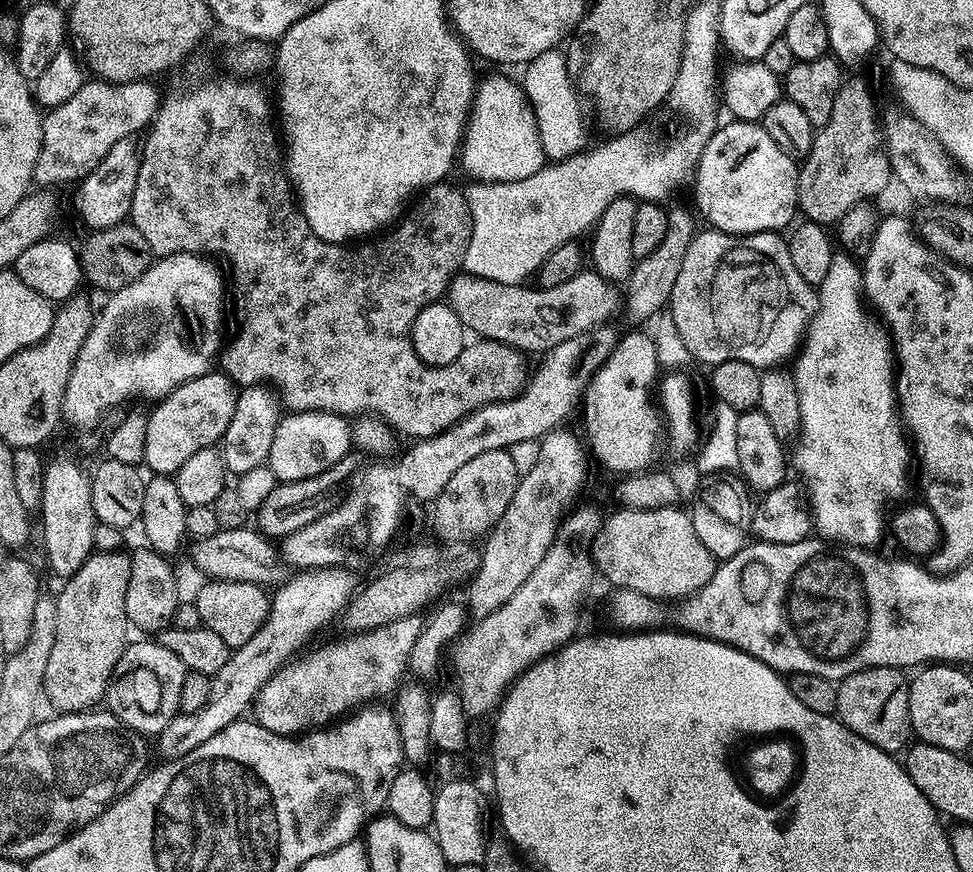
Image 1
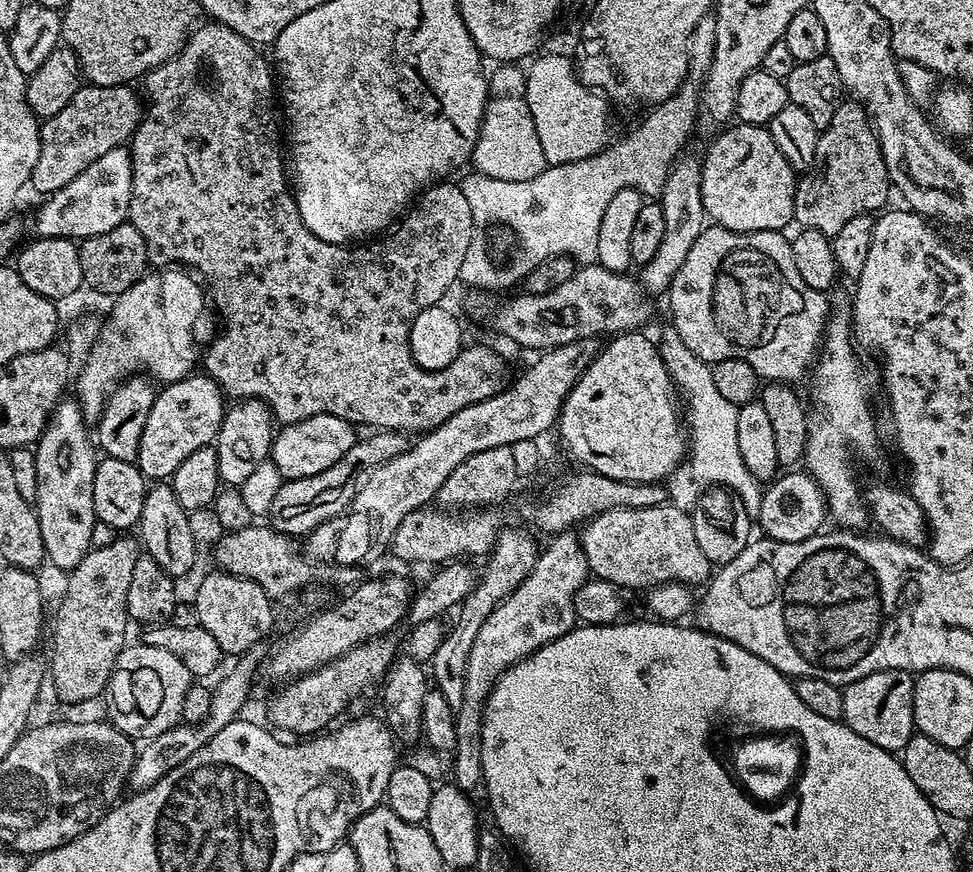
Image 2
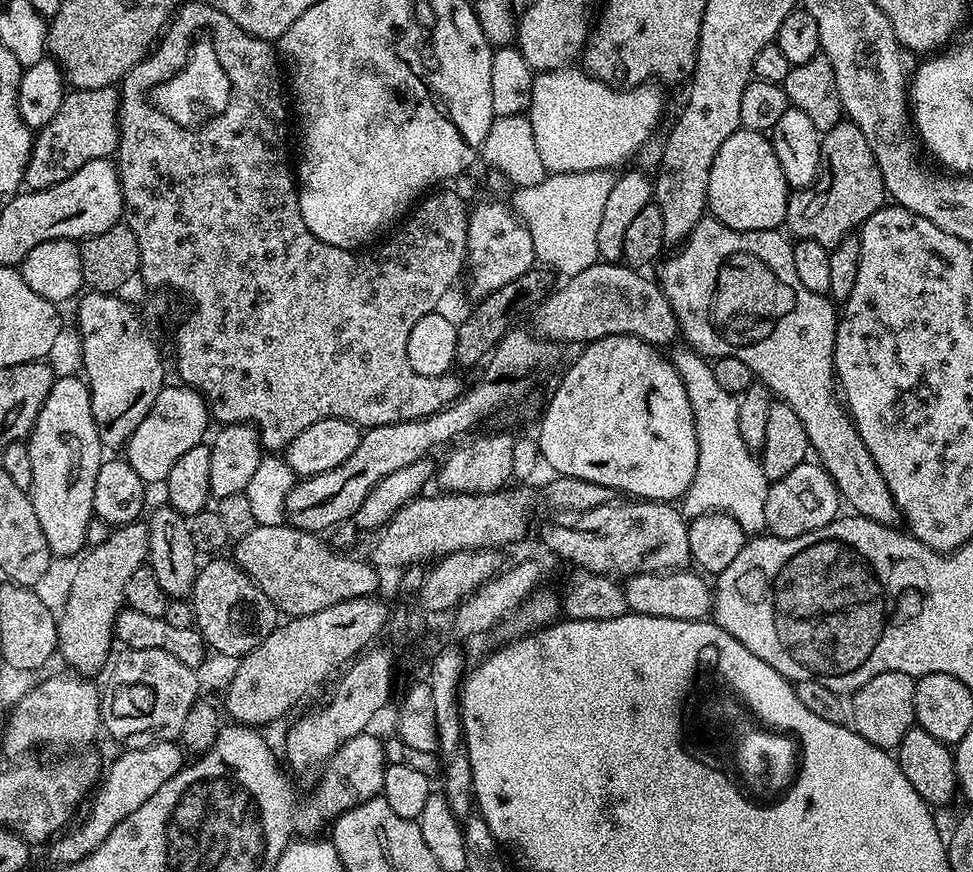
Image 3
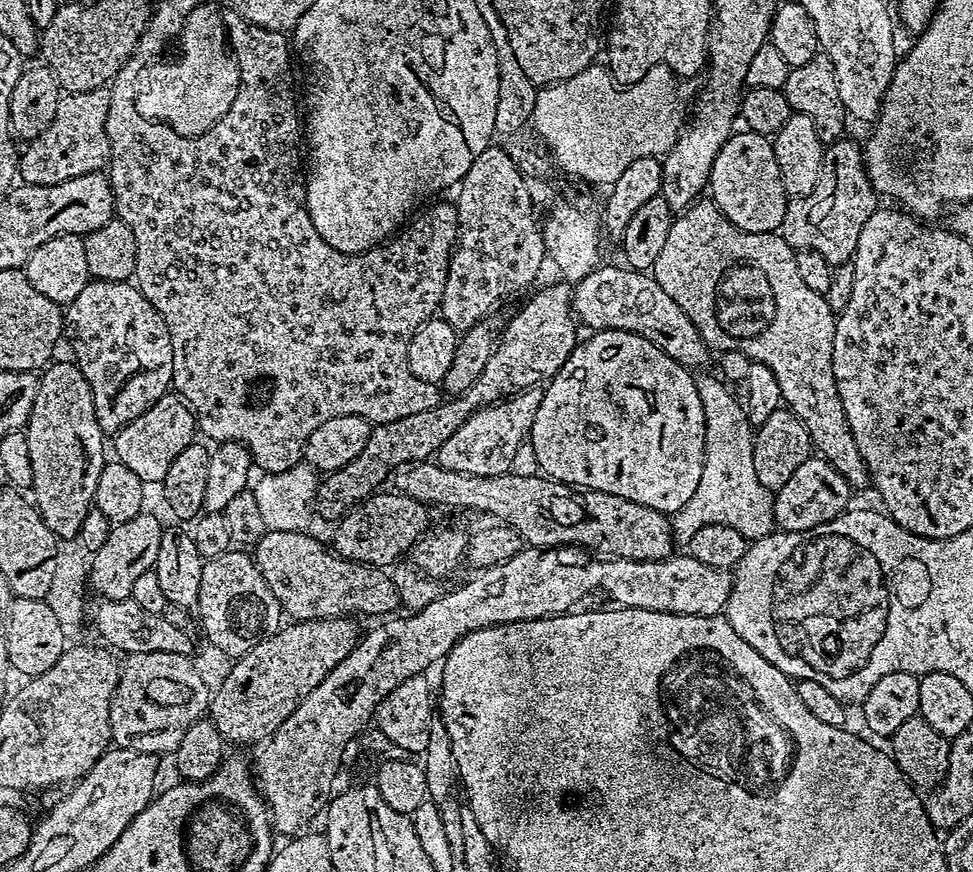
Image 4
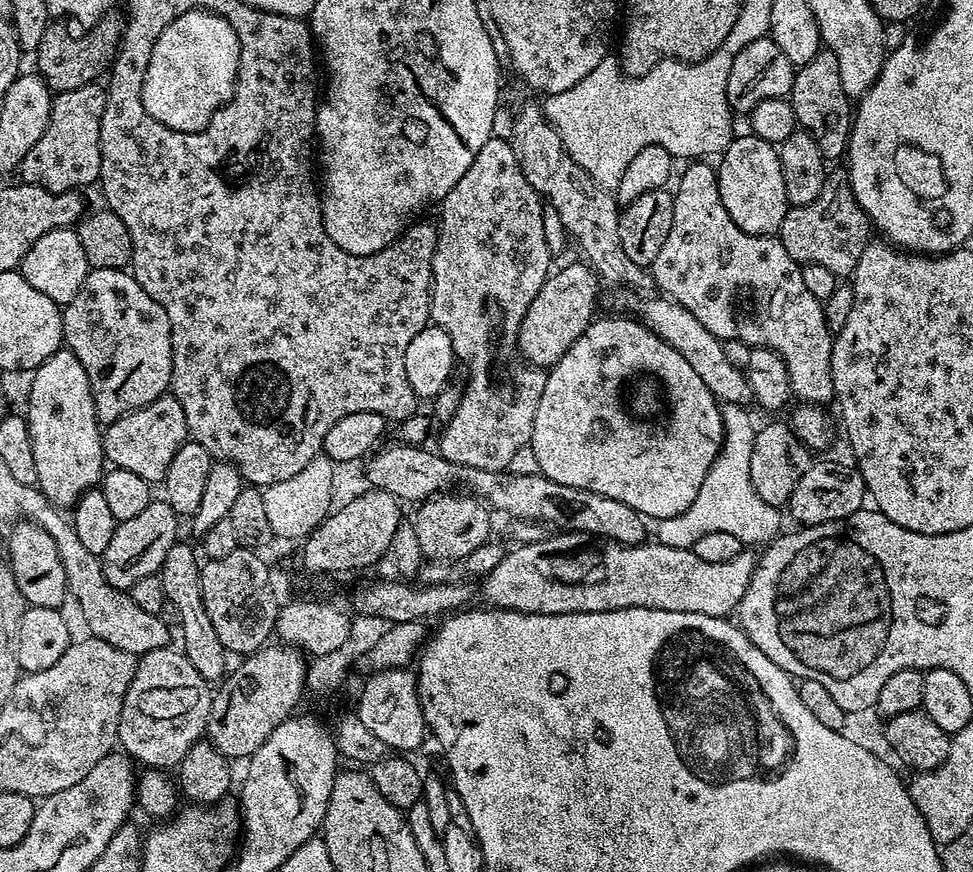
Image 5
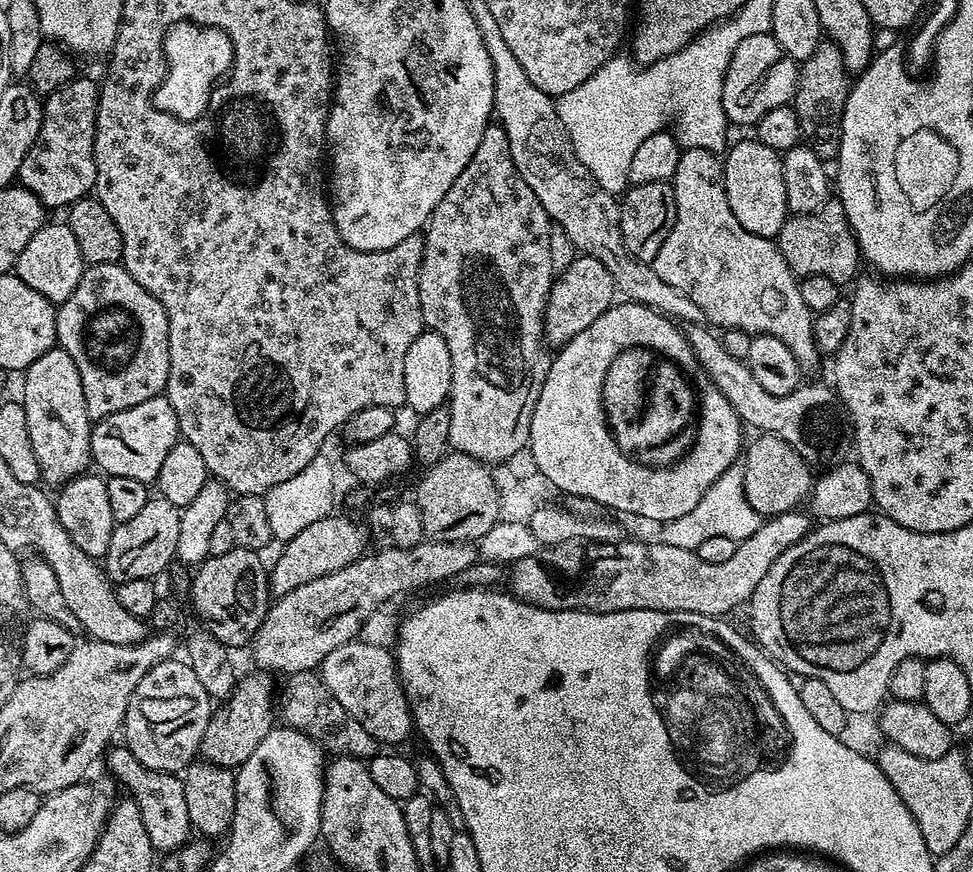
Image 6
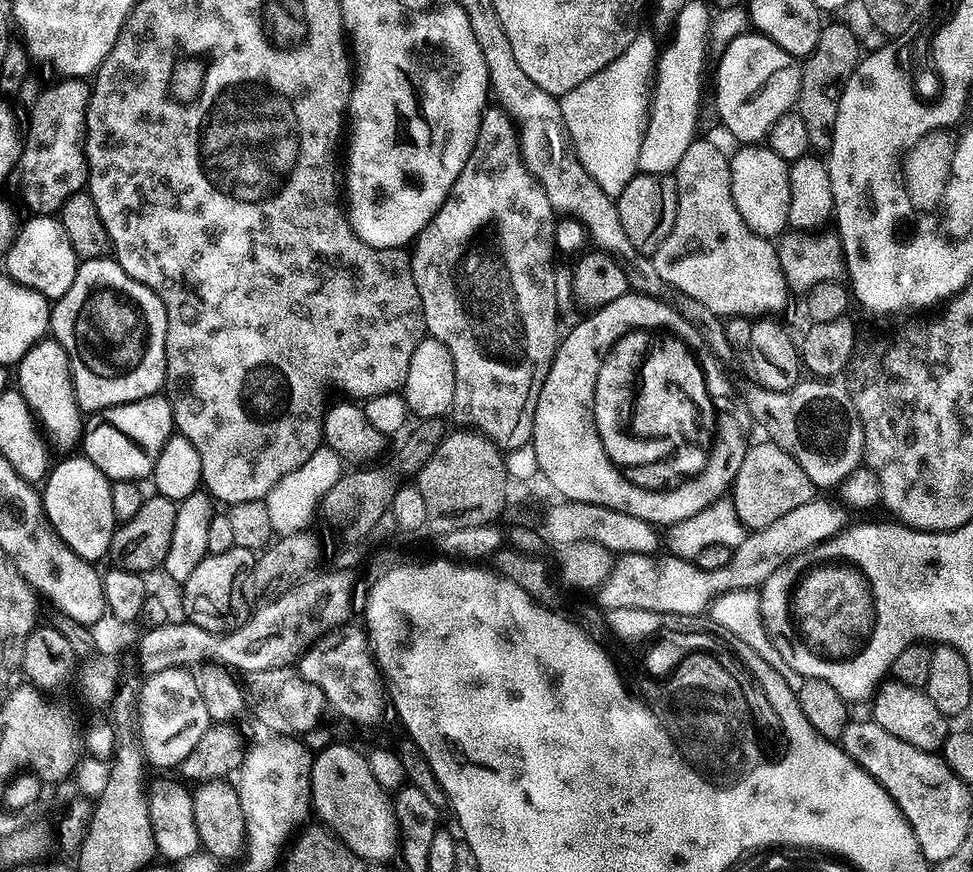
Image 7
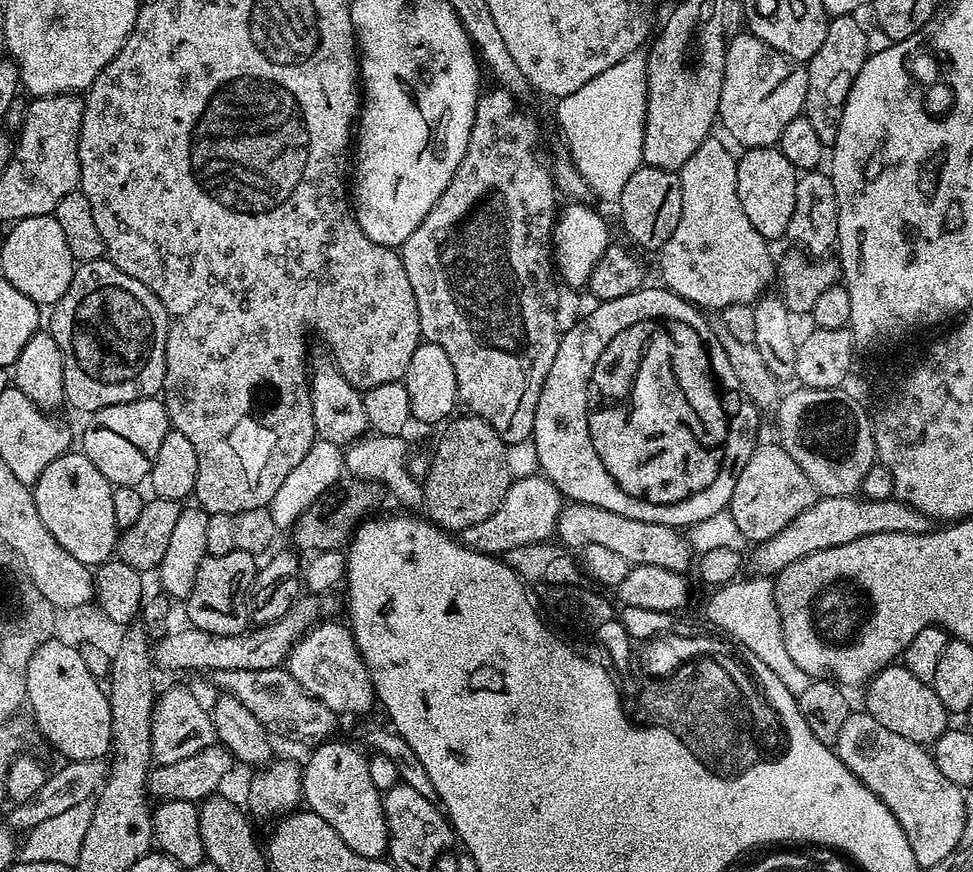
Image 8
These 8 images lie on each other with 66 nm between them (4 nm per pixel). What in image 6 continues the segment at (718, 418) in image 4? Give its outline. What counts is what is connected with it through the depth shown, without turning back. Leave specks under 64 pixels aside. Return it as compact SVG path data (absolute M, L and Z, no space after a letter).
M735 464L727 468L718 481L706 490L702 501L698 503L689 514L681 518L665 521L659 528L659 541L663 544L682 549L695 551L696 548L711 538L730 538L734 541L745 540L752 537L763 523L752 506L746 500L744 486L744 467Z

